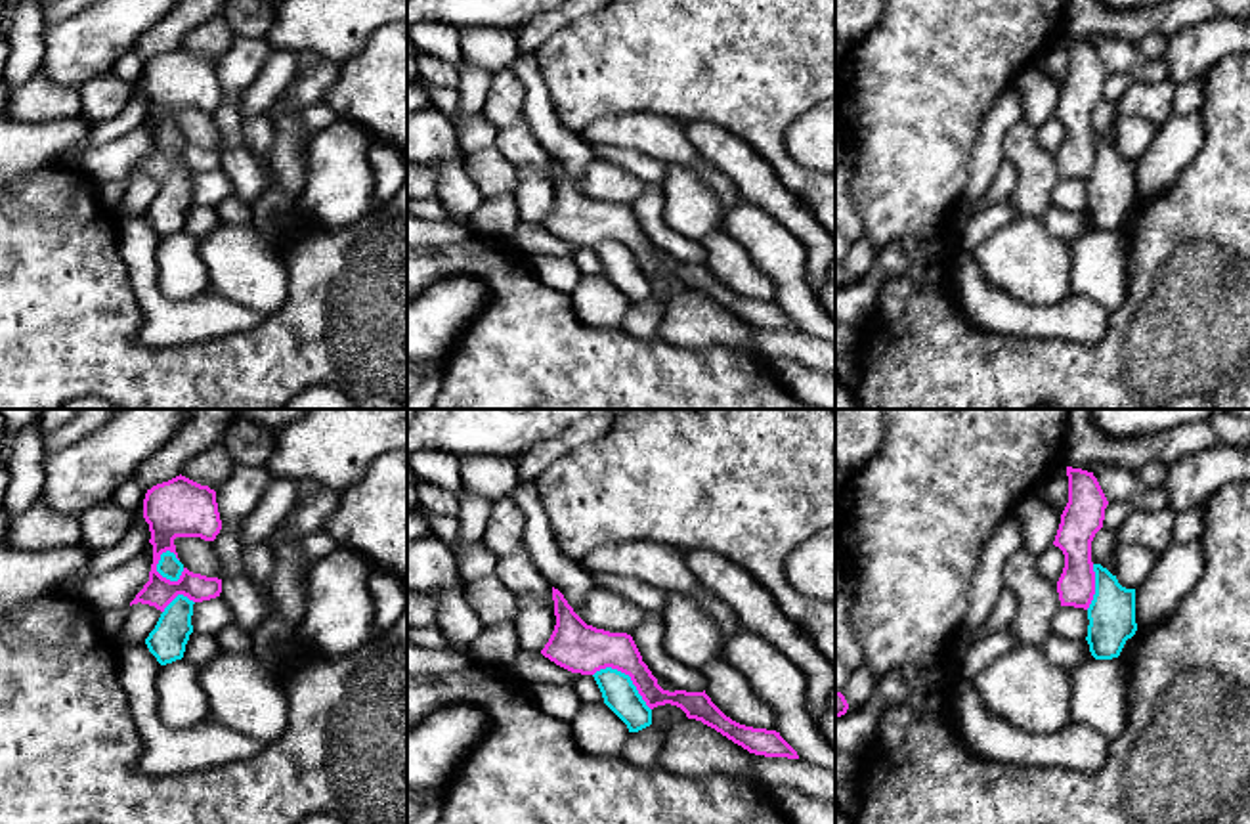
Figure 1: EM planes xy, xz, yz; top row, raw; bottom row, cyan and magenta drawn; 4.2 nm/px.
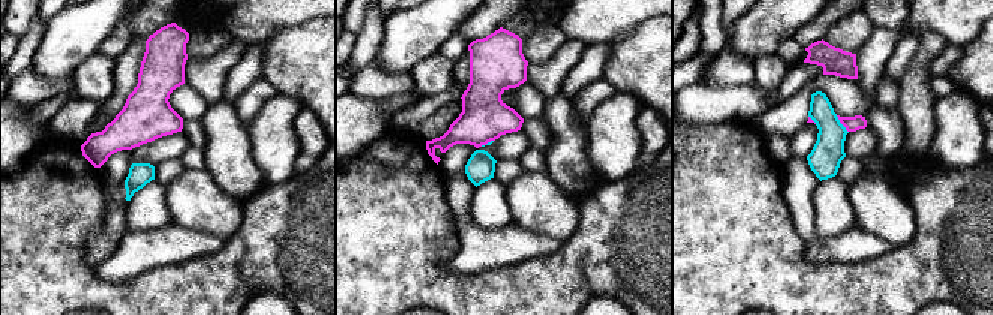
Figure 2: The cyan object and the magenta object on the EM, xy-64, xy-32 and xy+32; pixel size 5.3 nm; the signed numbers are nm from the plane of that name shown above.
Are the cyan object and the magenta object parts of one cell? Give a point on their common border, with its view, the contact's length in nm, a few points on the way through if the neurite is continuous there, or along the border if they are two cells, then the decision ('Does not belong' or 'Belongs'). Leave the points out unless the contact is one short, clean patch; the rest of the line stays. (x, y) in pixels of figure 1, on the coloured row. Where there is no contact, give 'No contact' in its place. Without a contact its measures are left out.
Touches cyan at xz (627, 675). Shared border 300 nm. Boundary: xz (593, 673), (604, 668), (624, 672), (650, 710). Does not belong

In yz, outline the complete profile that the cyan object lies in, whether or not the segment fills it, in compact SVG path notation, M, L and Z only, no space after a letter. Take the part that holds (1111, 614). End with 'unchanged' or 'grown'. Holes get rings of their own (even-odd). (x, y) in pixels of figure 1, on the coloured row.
M1093 564L1095 595L1088 608L1088 644L1095 660L1118 658L1137 631L1135 589L1126 589L1101 564Z; unchanged

